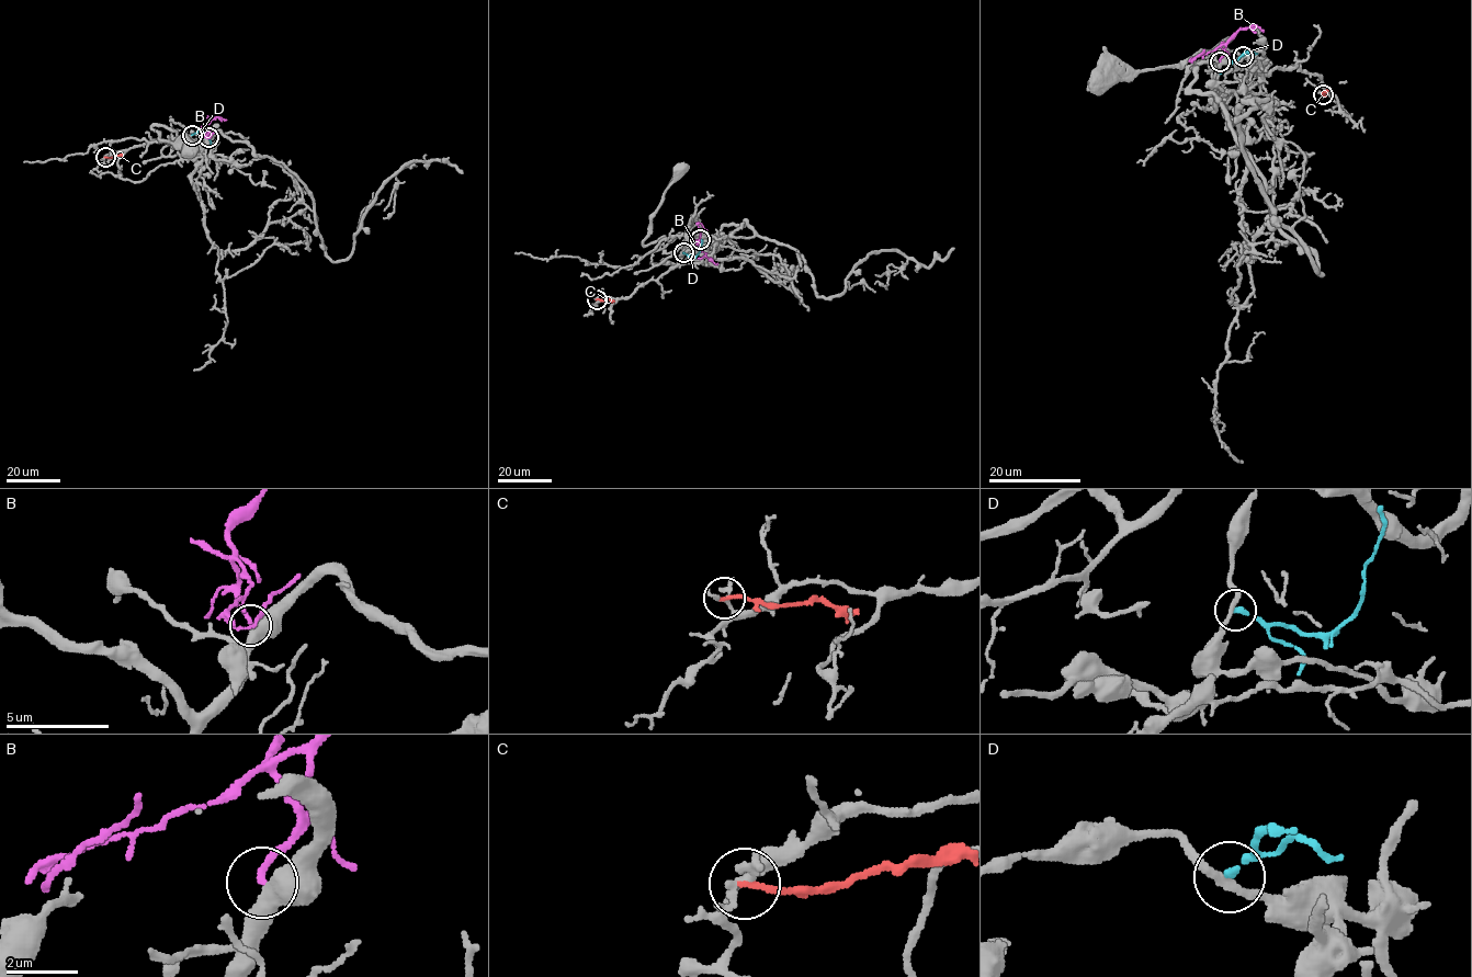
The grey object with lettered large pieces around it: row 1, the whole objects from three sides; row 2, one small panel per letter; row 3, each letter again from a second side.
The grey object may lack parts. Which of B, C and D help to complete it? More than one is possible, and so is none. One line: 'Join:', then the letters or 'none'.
Join: B

